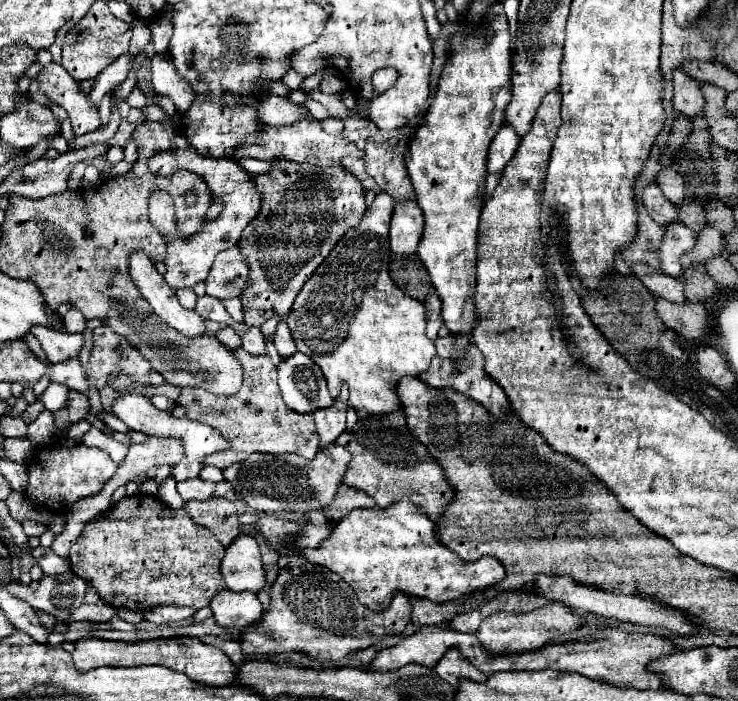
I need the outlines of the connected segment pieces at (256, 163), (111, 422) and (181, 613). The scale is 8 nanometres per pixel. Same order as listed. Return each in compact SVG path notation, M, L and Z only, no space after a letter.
M242 158L238 160L240 164L246 166L246 172L250 172L252 176L260 176L260 174L270 174L272 172L272 166L268 162L262 162L262 160L252 160L252 158Z
M101 411L98 415L99 419L106 423L106 425L114 431L129 434L132 430L119 418L110 413Z
M158 606L144 612L144 618L154 624L166 624L166 622L180 622L192 618L196 608L176 608L176 606Z

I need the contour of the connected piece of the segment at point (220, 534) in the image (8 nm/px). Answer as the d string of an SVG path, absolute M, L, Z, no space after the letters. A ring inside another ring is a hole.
M216 498L216 502L188 502L186 510L196 524L212 530L224 548L240 536L238 512L226 498Z

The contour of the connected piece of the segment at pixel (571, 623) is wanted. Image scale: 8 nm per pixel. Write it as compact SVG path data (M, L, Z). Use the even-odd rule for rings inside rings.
M550 602L548 606L536 608L528 614L492 614L480 624L476 636L480 638L482 646L492 654L506 654L506 652L528 652L538 650L550 642L556 632L572 632L586 624L582 614L562 602Z

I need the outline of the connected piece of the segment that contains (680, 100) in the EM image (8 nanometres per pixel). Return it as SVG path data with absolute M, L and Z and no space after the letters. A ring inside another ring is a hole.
M674 70L674 110L684 114L686 118L696 118L704 114L704 94L700 92L700 84L682 70Z

